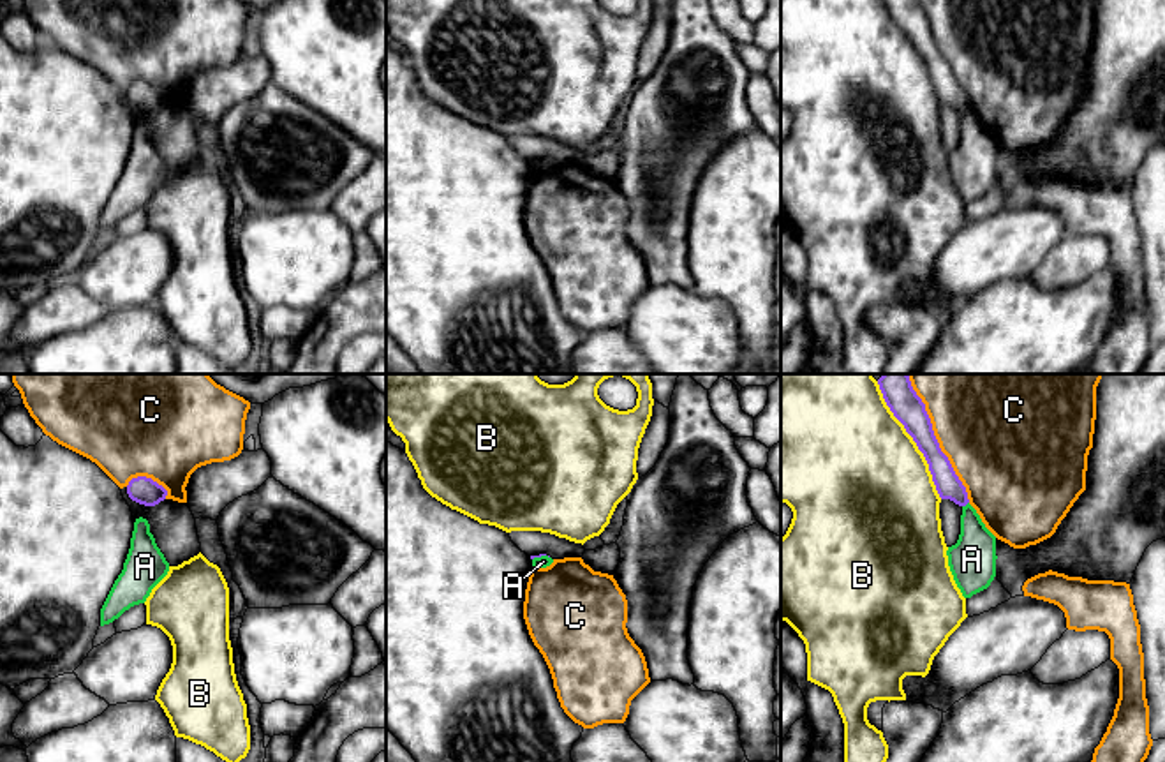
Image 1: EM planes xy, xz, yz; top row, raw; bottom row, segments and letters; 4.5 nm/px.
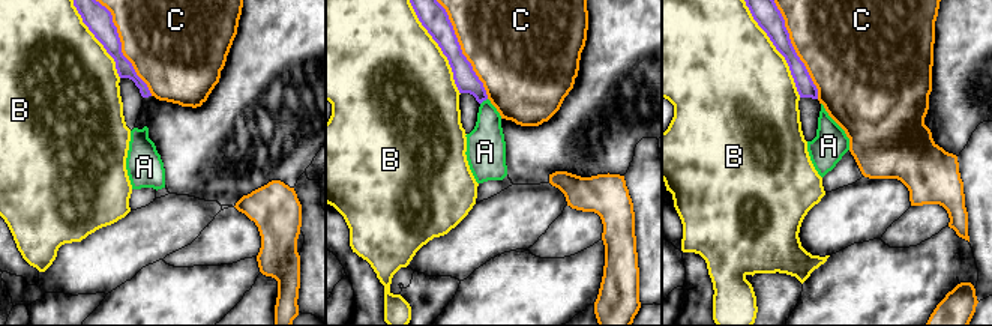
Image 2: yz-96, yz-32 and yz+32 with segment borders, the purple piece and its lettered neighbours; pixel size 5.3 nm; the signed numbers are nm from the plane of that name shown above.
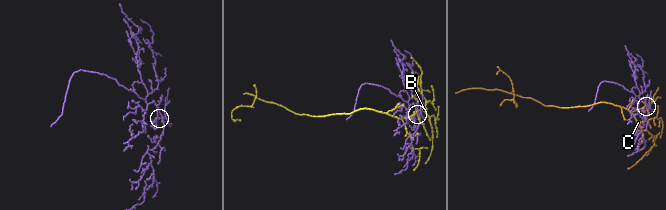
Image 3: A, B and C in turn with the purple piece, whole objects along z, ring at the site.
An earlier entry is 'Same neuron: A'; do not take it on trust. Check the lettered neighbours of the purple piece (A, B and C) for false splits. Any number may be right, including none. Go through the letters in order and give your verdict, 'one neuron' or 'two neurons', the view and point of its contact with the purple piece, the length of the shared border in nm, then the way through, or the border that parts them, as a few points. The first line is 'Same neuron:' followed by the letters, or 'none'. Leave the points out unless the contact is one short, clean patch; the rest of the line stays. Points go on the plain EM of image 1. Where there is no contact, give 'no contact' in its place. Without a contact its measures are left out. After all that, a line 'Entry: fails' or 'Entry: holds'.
Same neuron: none
A: two neurons | yz (964, 110) | 40 nm | along yz (968, 106), (963, 112)
B: two neurons | yz (917, 50) | 550 nm
C: two neurons | yz (940, 53) | 550 nm
Entry: fails

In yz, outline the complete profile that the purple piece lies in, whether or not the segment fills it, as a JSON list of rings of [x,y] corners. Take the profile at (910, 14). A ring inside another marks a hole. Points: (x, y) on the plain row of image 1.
[[[883,0],[883,4],[924,58],[939,102],[966,111],[969,108],[966,92],[941,56],[922,4],[918,0]]]

